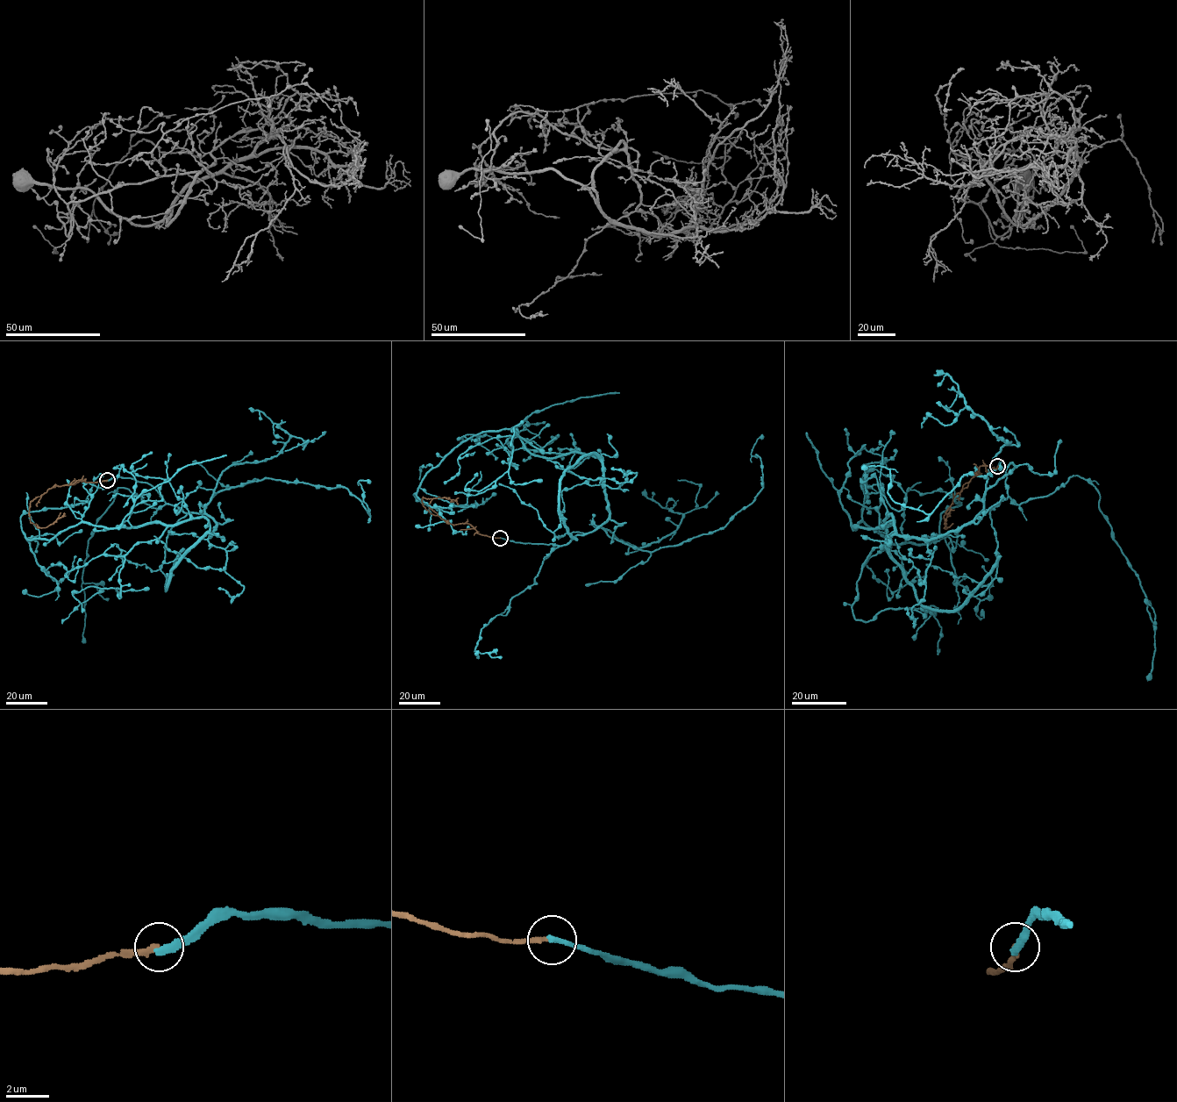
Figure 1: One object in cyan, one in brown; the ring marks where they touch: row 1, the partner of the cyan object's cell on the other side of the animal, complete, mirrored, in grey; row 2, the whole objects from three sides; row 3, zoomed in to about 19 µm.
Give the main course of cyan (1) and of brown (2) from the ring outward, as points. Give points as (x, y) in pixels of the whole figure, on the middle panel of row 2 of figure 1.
1: (500, 538), (596, 529), (602, 462), (485, 431), (413, 495), (440, 509), (495, 493)
2: (500, 538), (479, 534), (467, 523), (446, 523), (422, 501), (423, 497), (440, 497), (458, 504)

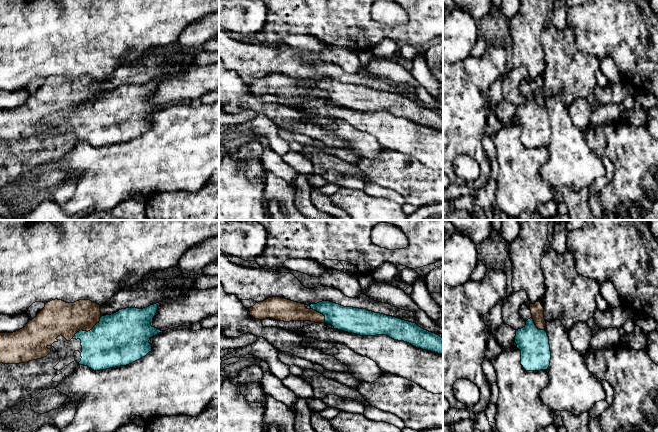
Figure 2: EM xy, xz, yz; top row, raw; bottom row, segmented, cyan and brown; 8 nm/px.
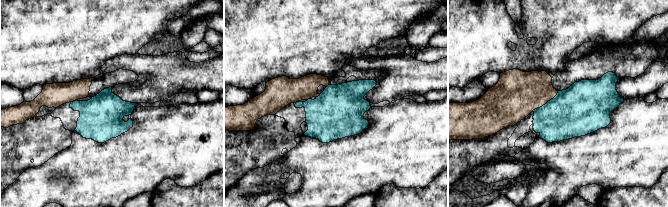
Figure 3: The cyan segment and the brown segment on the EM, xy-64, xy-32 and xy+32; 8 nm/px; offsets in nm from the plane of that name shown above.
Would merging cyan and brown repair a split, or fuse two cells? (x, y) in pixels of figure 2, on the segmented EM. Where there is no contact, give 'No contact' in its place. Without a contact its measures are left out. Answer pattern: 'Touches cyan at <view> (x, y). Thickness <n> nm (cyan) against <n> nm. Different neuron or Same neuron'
Touches cyan at xy (88, 331). Thickness 420 nm (cyan) against 280 nm. Different neuron

